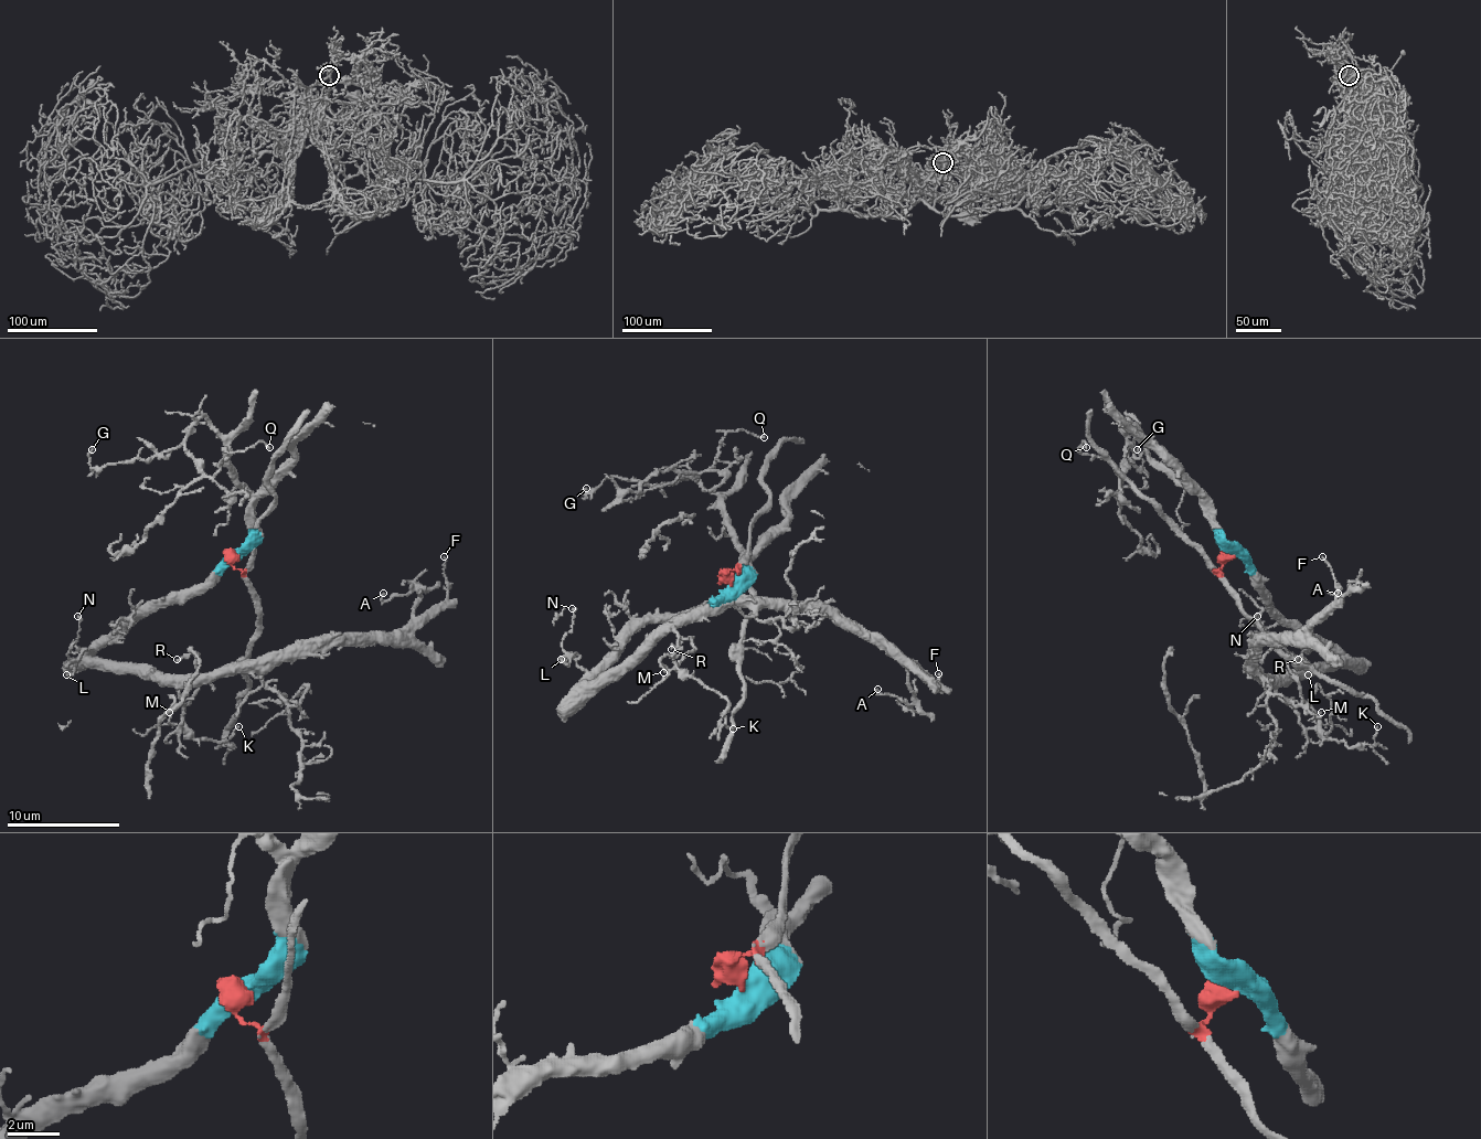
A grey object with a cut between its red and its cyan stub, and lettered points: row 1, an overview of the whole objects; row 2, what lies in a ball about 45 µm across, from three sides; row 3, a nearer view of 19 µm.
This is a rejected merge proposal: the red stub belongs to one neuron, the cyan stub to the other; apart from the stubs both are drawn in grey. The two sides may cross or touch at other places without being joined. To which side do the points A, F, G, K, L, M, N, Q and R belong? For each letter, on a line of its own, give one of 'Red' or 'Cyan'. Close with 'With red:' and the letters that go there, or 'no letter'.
A: Cyan
F: Cyan
G: Cyan
K: Cyan
L: Cyan
M: Cyan
N: Cyan
Q: Cyan
R: Cyan
With red: no letter

